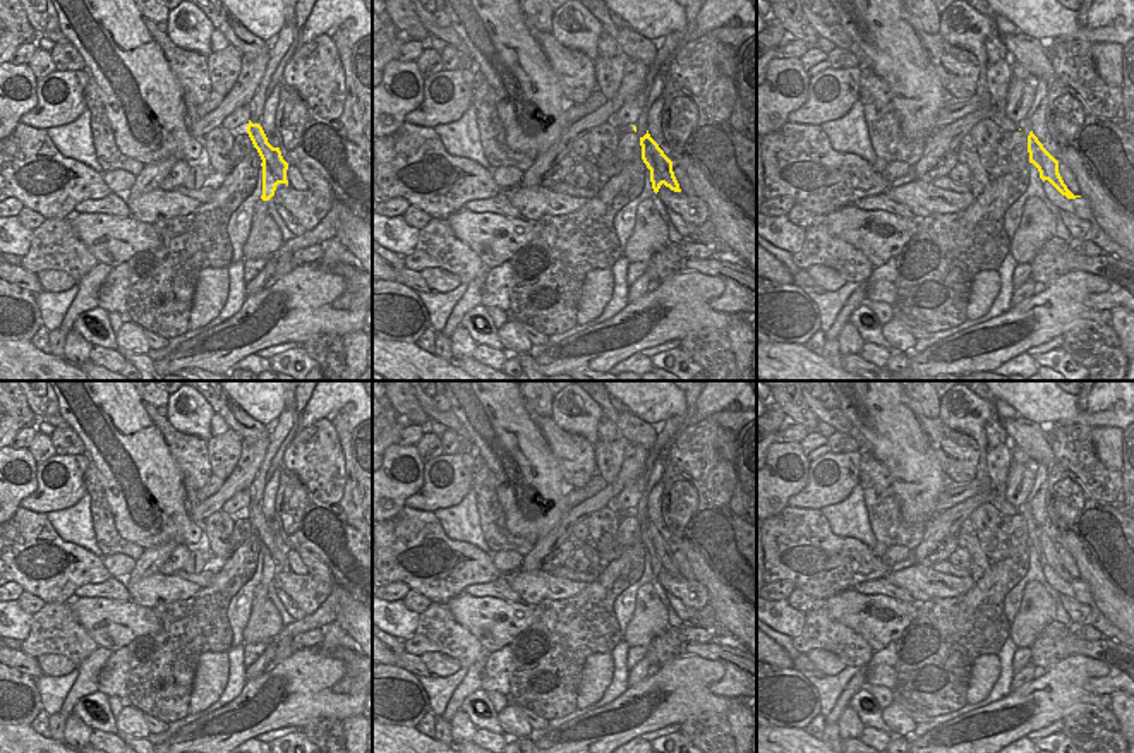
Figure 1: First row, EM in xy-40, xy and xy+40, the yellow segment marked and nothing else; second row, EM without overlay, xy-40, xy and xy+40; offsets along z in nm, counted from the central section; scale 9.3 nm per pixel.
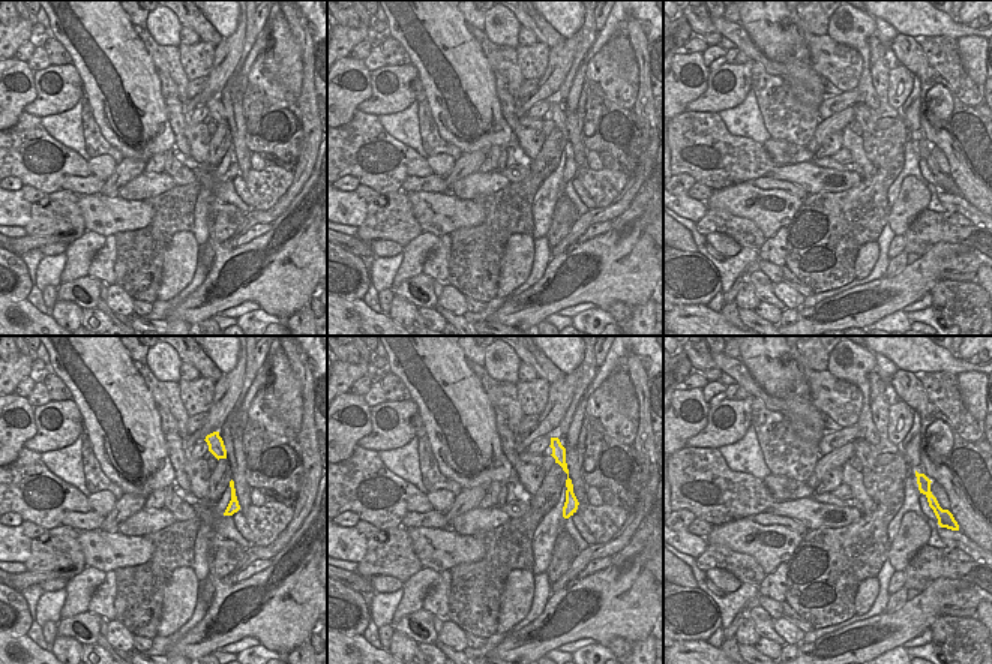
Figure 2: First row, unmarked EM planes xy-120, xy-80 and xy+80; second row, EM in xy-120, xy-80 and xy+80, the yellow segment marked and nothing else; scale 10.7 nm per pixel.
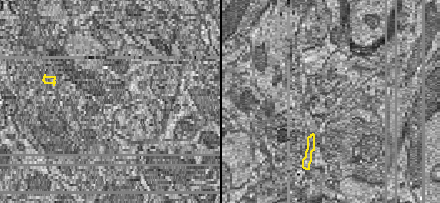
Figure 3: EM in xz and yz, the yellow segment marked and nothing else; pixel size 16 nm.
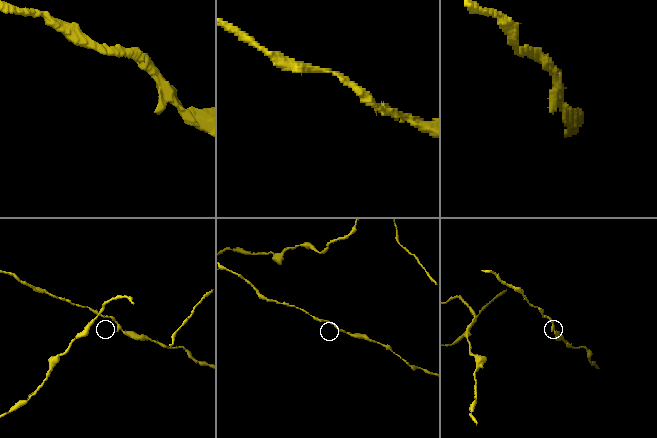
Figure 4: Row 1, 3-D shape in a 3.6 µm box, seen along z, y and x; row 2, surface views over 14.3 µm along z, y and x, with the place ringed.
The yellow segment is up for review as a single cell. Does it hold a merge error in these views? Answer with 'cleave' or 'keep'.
keep

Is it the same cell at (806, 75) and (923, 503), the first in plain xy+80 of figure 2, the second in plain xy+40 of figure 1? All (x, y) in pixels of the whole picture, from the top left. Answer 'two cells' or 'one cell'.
one cell

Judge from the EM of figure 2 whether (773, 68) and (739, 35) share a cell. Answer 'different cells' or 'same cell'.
same cell

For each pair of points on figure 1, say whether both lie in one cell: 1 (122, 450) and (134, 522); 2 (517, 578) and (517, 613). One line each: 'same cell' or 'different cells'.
1: same cell
2: different cells

